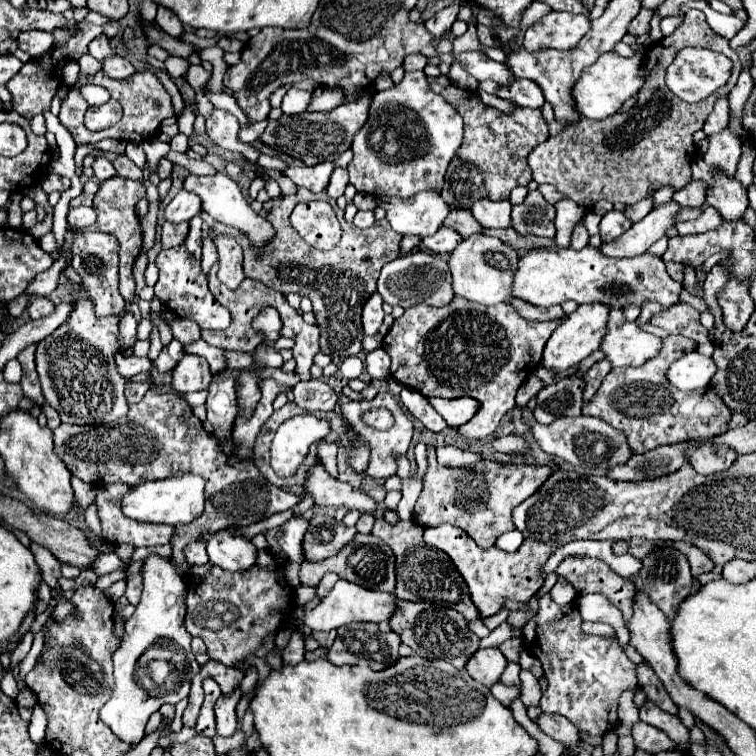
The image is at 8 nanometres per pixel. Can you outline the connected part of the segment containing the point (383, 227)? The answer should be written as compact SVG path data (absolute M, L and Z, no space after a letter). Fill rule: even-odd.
M299 187L297 195L289 195L289 197L281 195L277 199L269 199L267 203L263 203L261 217L269 219L275 227L275 239L273 243L269 243L267 249L253 249L241 232L221 223L211 227L208 236L213 241L221 234L232 236L237 240L245 255L243 259L245 277L257 279L265 283L269 289L275 289L279 293L299 293L313 301L313 313L319 327L319 345L325 355L331 355L331 357L357 355L361 351L361 339L363 339L361 309L369 299L369 295L377 291L377 279L379 279L381 267L401 255L399 243L403 237L397 231L393 231L385 219L375 221L369 229L357 229L355 225L343 219L343 211L337 207L335 201L327 197L325 191L315 195L303 187ZM313 199L327 201L333 207L343 227L343 235L331 251L313 249L299 237L299 233L289 223L289 215L295 209L295 205L303 201L313 201Z

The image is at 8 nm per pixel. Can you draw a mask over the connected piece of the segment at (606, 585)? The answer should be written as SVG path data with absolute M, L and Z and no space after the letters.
M567 557L555 569L557 579L569 581L579 595L583 593L601 593L609 597L621 611L625 619L631 619L631 599L633 583L625 581L621 575L613 573L609 565L591 557Z

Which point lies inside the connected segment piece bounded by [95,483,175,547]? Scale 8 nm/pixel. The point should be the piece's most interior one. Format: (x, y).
(117, 528)

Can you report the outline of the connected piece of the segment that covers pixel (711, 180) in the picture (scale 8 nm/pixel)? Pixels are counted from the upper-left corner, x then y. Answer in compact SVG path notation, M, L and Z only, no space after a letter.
M699 157L693 161L693 179L707 183L705 203L715 207L725 221L735 221L743 217L749 205L745 197L747 189L735 177L727 177L719 169L705 165L705 161Z

